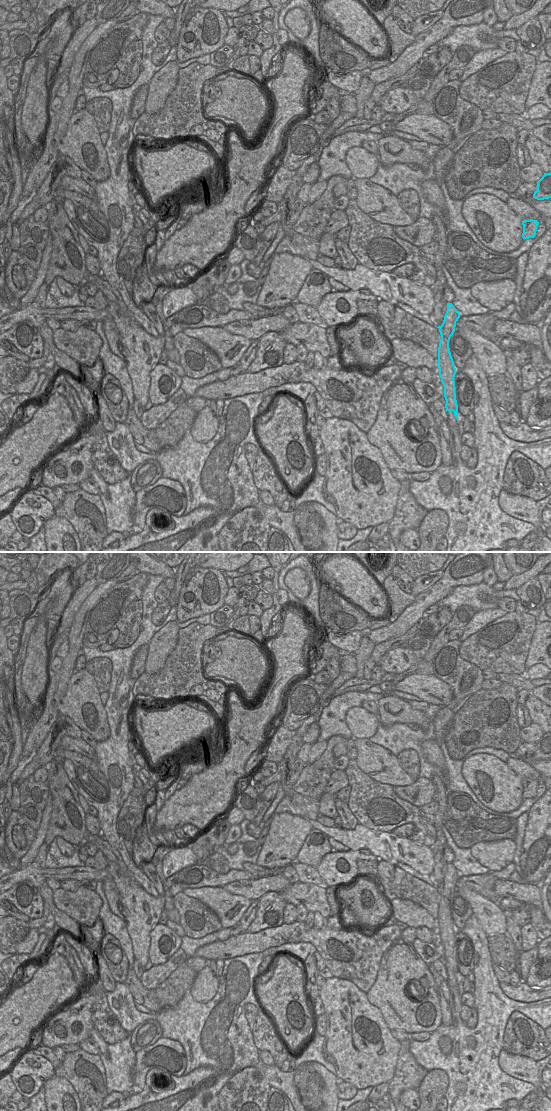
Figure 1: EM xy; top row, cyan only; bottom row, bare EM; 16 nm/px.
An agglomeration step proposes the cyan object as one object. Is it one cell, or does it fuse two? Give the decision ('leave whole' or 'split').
split

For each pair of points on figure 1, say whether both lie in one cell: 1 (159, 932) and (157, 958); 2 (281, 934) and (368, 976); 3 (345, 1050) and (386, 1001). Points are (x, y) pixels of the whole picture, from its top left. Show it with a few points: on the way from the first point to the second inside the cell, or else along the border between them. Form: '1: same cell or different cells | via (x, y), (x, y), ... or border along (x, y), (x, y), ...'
1: same cell | via (158, 938), (157, 952)
2: same cell | via (303, 936), (312, 936), (334, 960), (346, 963)
3: different cells | border along (366, 994), (367, 1000), (379, 1009), (390, 1029)

